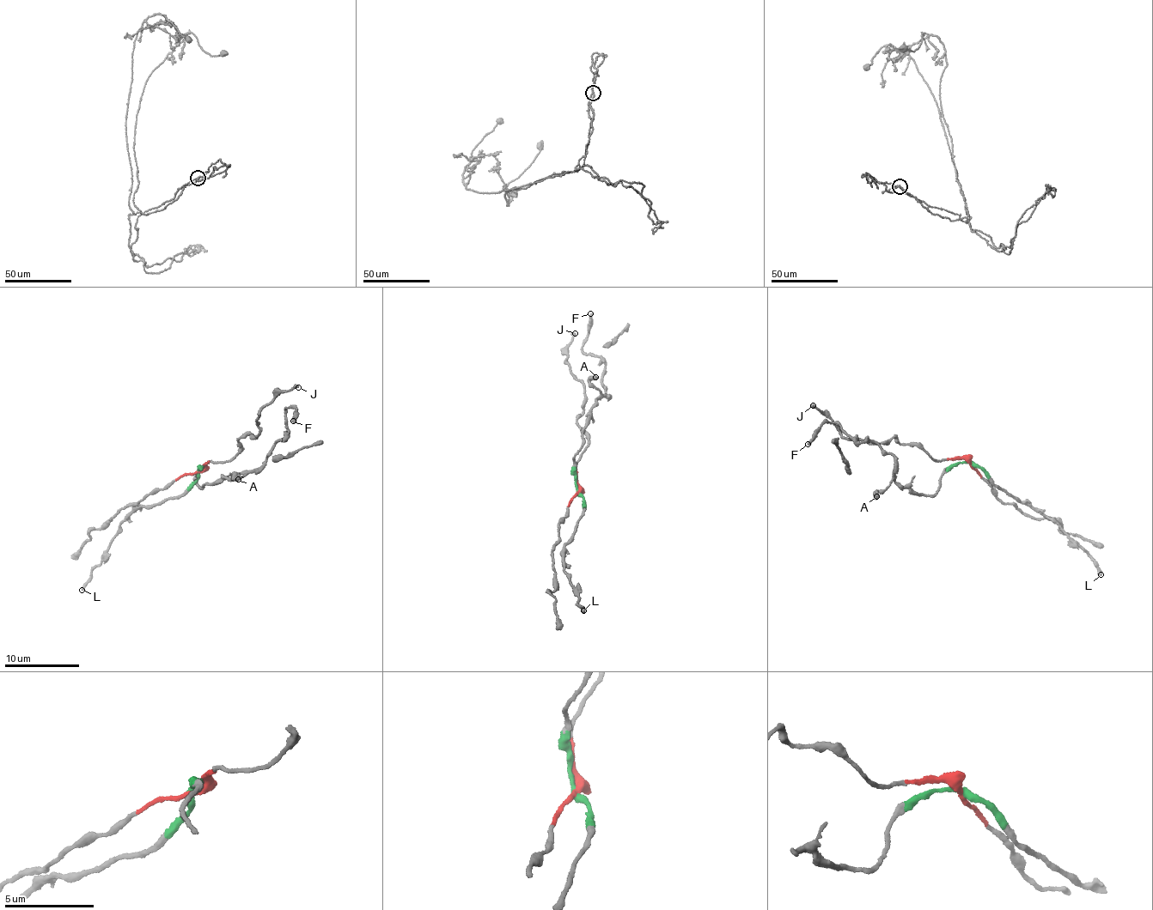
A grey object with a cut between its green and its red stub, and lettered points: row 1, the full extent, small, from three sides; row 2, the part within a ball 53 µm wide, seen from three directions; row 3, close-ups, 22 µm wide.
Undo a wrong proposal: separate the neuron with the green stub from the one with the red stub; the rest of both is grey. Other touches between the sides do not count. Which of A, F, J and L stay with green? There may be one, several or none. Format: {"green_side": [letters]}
{"green_side": ["A", "F", "L"]}

